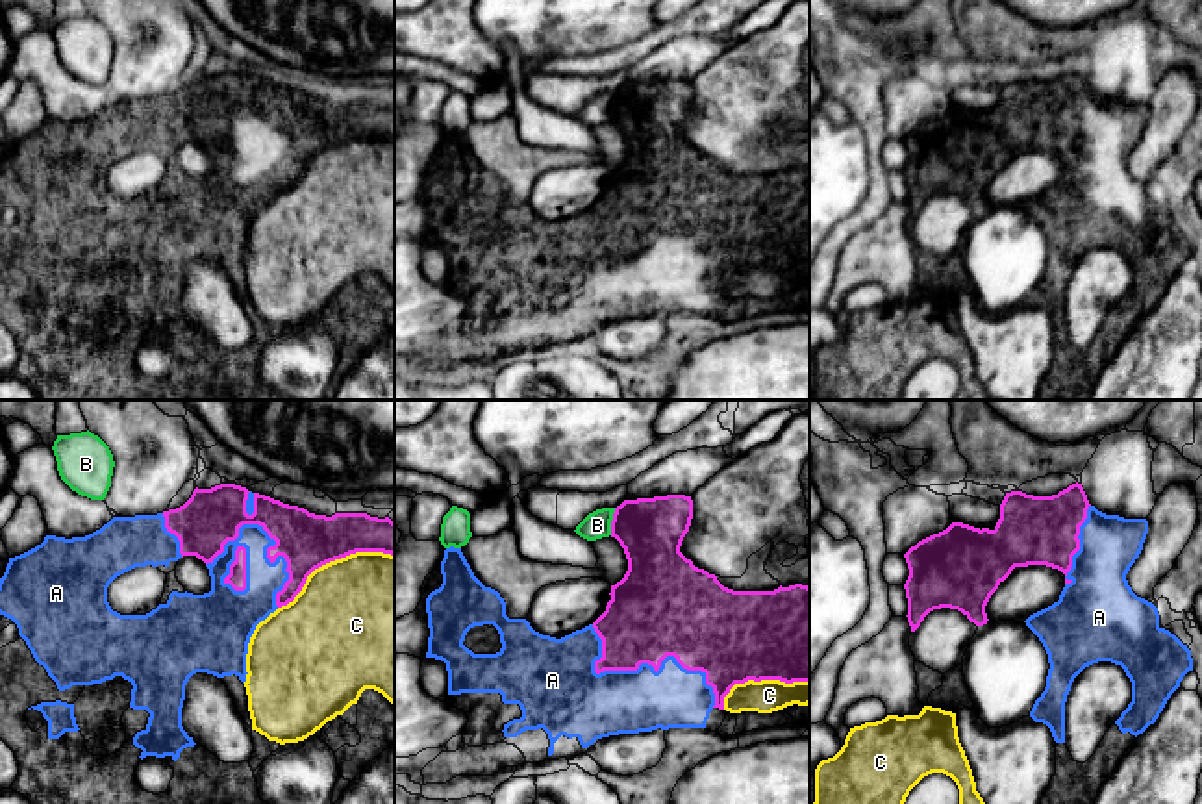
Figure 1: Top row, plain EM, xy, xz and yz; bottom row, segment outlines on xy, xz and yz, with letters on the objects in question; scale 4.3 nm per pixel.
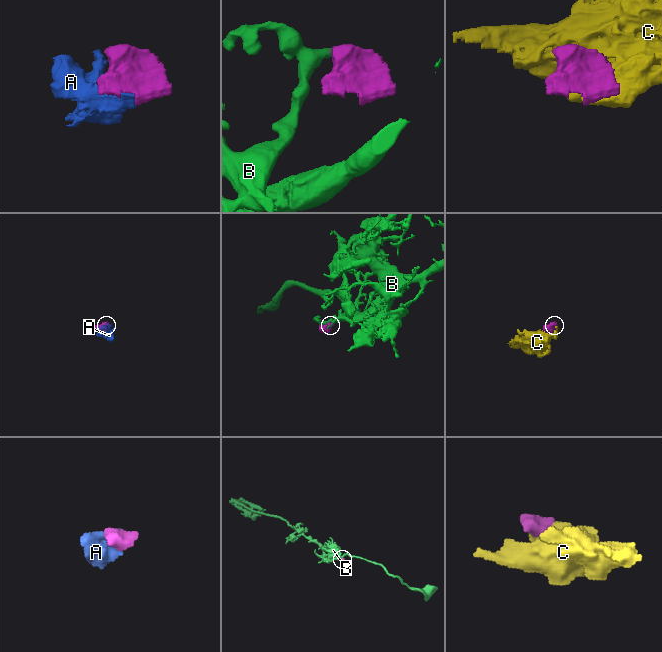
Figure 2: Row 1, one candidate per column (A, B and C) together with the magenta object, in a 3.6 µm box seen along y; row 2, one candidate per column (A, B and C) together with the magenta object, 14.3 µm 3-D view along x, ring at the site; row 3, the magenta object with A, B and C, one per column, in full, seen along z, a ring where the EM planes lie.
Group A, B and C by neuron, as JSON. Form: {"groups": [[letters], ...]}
{"groups": [["A"], ["B"], ["C"]]}

